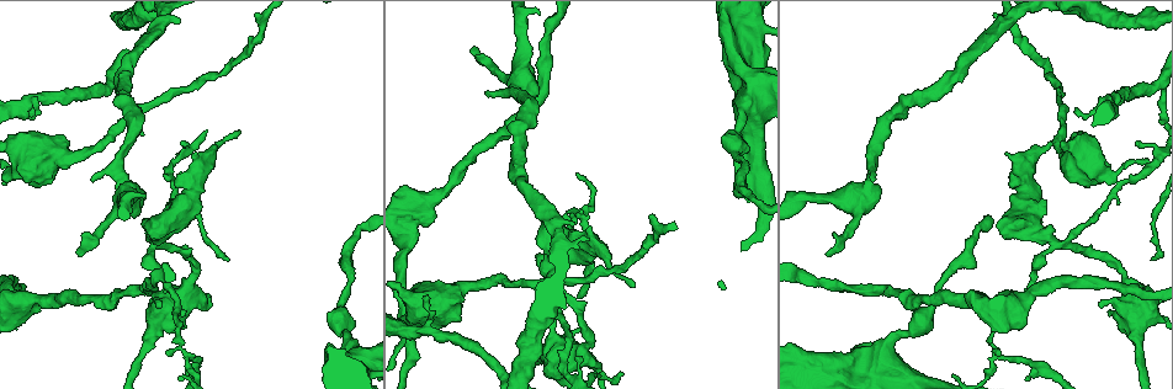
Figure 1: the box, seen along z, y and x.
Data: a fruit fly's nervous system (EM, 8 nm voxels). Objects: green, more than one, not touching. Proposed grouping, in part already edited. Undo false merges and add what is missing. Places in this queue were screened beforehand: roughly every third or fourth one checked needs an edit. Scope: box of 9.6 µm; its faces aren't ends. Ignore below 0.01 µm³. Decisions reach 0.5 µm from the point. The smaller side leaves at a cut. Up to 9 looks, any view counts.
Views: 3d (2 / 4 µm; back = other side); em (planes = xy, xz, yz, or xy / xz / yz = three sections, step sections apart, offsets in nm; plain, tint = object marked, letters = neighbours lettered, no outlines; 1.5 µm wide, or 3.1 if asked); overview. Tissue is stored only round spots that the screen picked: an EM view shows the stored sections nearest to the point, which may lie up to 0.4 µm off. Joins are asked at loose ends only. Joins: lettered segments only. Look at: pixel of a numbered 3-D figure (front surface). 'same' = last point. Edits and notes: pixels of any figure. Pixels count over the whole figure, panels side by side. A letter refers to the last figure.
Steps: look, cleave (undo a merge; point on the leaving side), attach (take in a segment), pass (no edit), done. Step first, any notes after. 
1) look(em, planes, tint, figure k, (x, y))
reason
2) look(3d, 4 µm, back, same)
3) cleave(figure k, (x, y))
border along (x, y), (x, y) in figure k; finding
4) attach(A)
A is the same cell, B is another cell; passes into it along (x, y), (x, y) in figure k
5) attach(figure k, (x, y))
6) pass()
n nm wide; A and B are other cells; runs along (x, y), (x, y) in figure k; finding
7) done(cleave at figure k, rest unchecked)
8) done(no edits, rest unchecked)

look(em, yz, step 4, letters, figure 1, (488, 95))
an open end

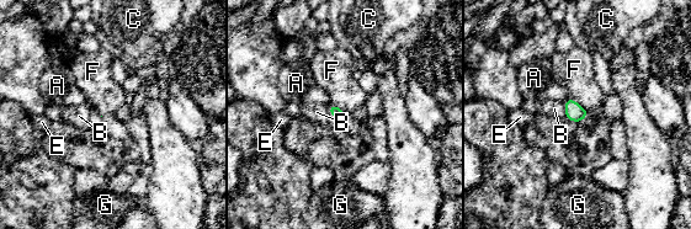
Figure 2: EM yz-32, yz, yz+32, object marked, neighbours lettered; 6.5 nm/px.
pass()
F touches over 170 nm; A, B, C, E, F and G are other cells; none of them fits

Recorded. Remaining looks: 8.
look(3d, 4 µm, figure 1, (825, 254))
tapers out

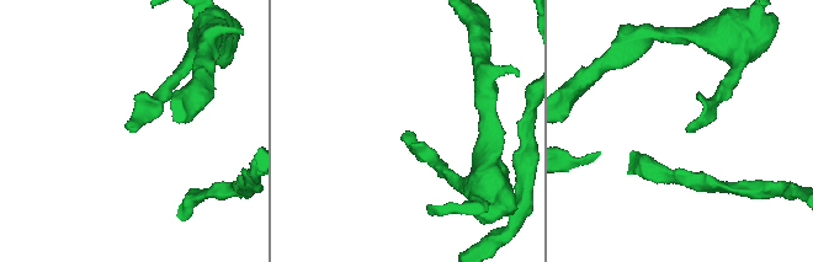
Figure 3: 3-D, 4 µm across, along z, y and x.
look(em, planes, letters, figure 3, (130, 128))

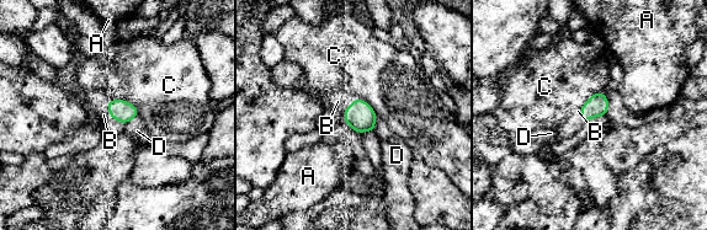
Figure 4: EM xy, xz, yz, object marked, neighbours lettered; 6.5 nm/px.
attach(B)
B is the same cell, A, C and D are other cells; it goes on there

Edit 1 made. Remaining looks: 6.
look(3d, 4 µm, back, figure 1, (361, 228))
a narrow waist

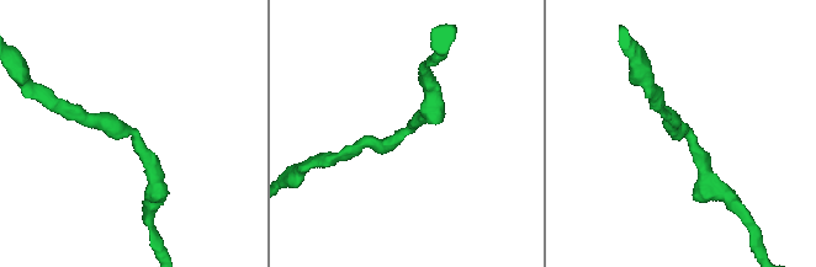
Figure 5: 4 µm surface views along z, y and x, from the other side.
look(em, planes, letters, figure 5, (406, 132))

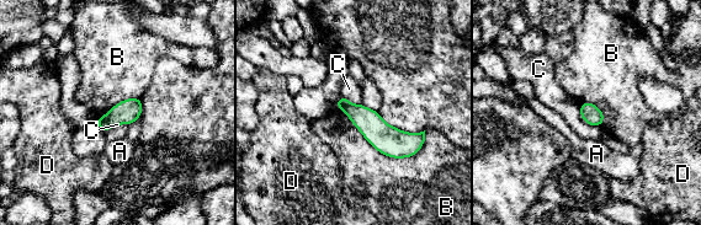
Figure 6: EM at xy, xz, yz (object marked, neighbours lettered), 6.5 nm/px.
pass()
130 nm wide; A, B, C and D are other cells; border along (336, 107), (388, 156), (424, 144) in figure 6; continuous, no second neuron

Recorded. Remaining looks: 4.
look(em, planes, letters, figure 1, (1154, 223))
narrows sharply

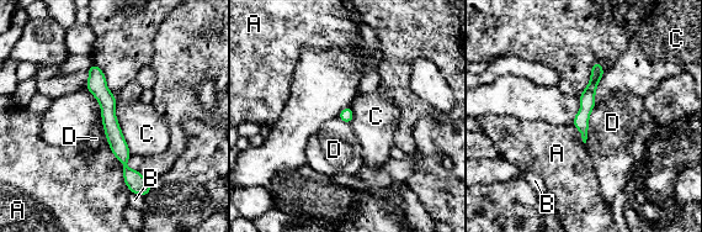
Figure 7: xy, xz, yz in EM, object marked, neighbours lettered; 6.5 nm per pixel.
pass()
A, B, C and D are other cells; border along (115, 103), (115, 116), (132, 154) in figure 7; all the same neuron

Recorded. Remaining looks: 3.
done(attach at figure 4, rest unchecked)

